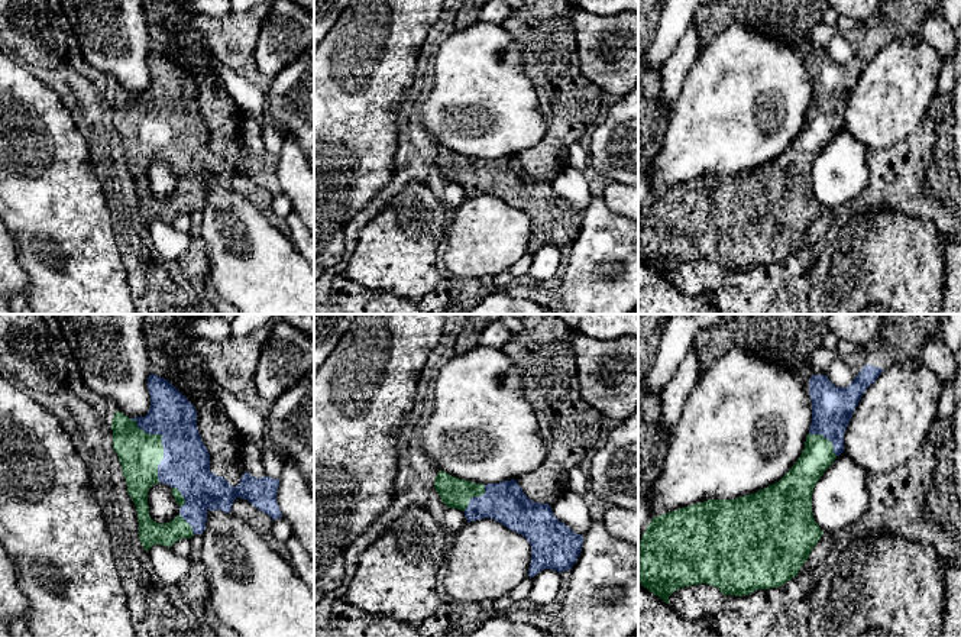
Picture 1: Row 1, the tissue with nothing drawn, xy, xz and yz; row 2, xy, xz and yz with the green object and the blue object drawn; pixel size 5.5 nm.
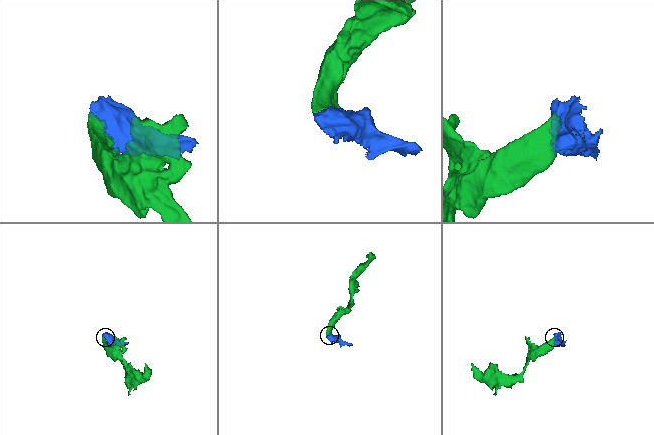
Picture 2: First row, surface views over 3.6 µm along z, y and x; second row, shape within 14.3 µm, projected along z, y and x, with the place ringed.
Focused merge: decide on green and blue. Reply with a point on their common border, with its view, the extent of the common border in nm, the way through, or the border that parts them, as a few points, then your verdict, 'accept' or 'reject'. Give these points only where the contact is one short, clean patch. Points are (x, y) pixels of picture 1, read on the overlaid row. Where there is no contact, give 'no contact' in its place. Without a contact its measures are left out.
contact xy (161, 442); length 400 nm; accept

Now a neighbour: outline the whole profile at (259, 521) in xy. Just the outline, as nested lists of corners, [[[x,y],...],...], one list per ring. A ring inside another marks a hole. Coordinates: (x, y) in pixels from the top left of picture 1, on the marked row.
[[[236,498],[232,505],[232,512],[243,520],[252,530],[255,530],[262,539],[269,540],[272,537],[272,518],[253,507],[247,499]]]

